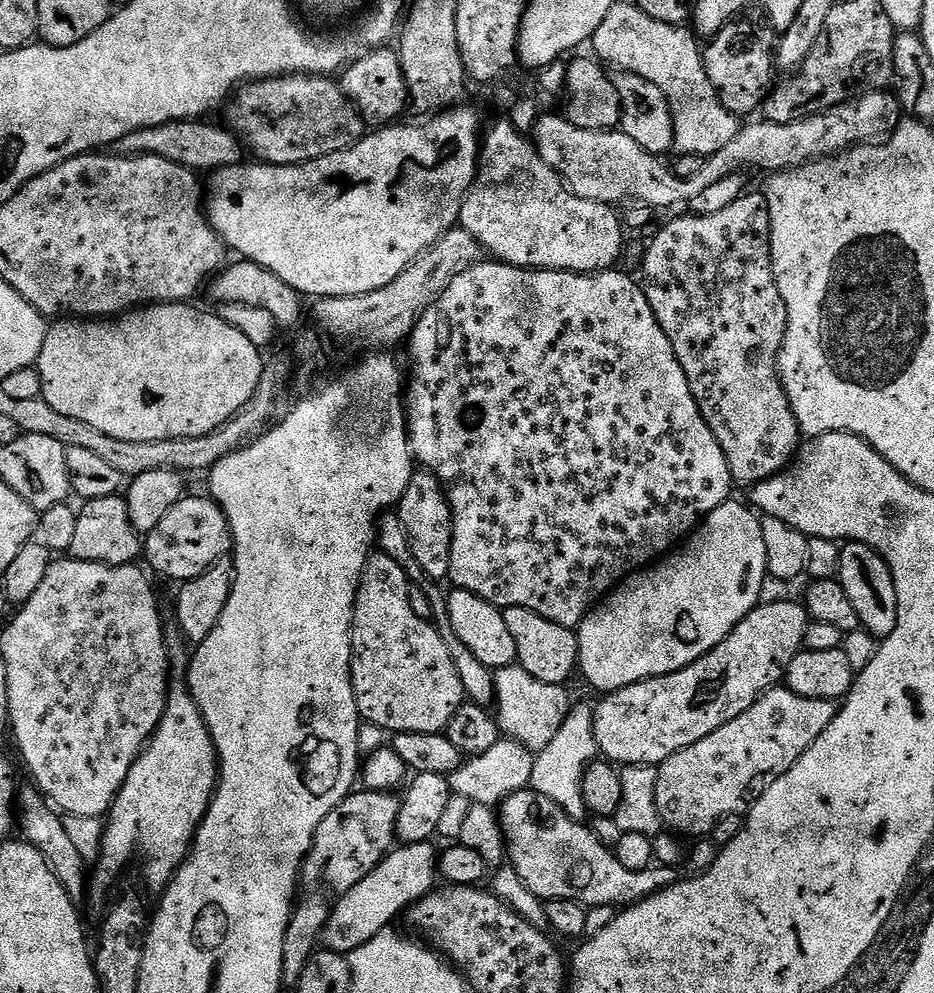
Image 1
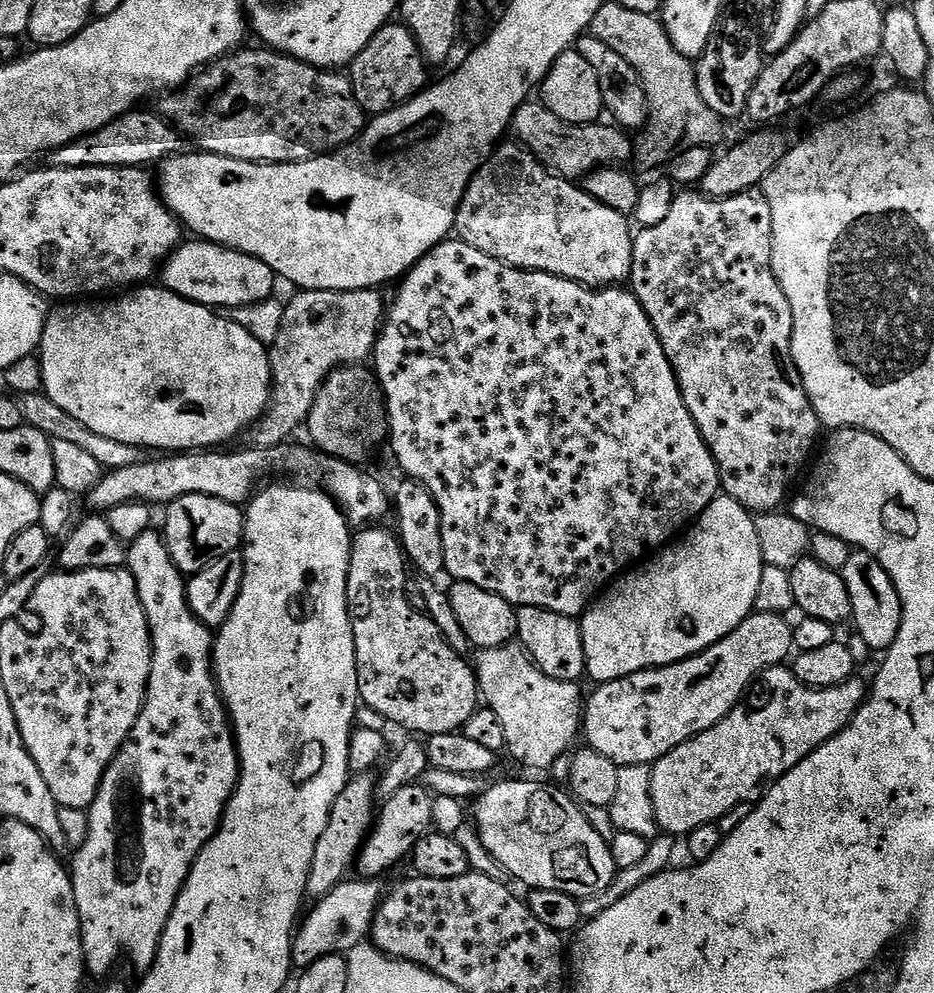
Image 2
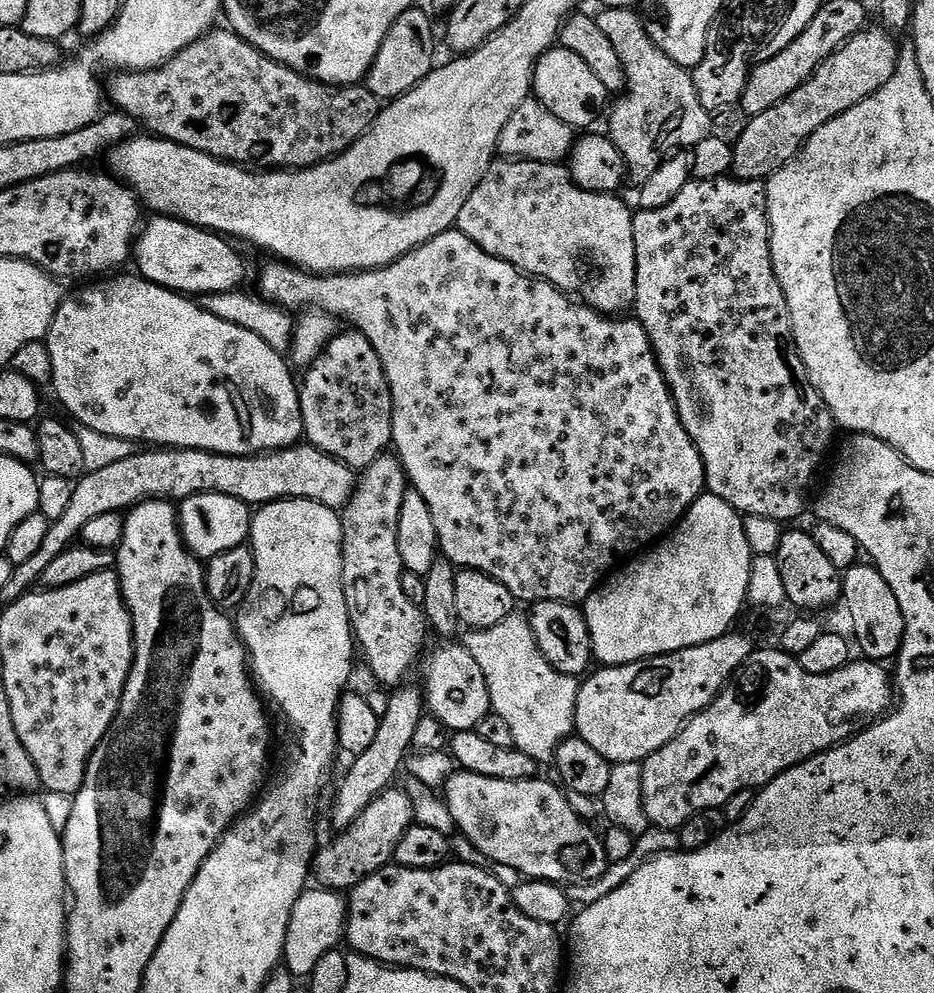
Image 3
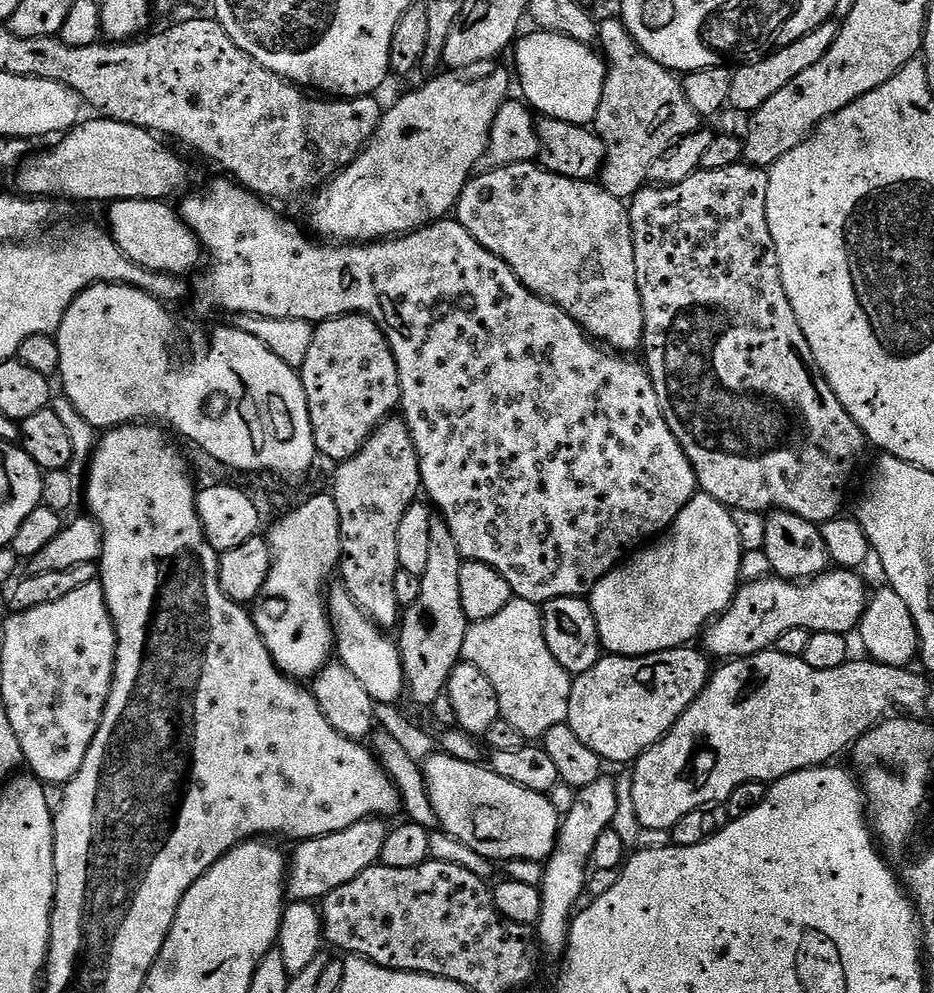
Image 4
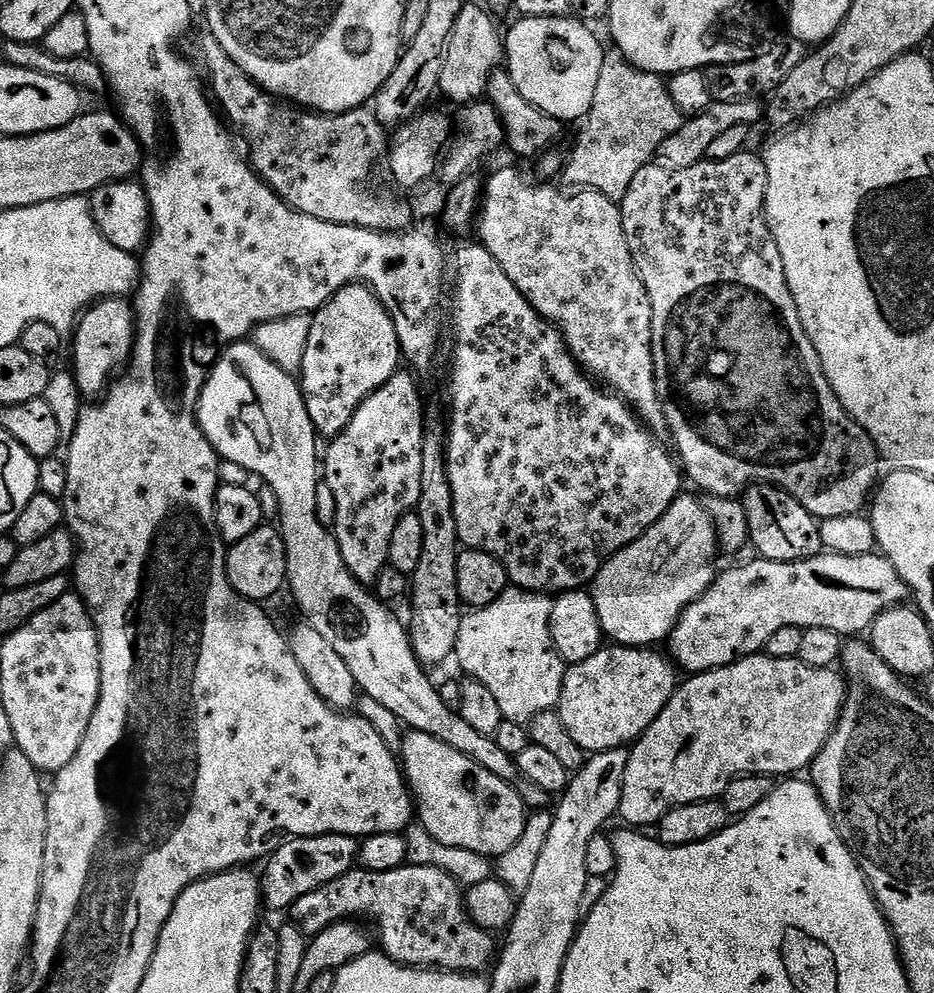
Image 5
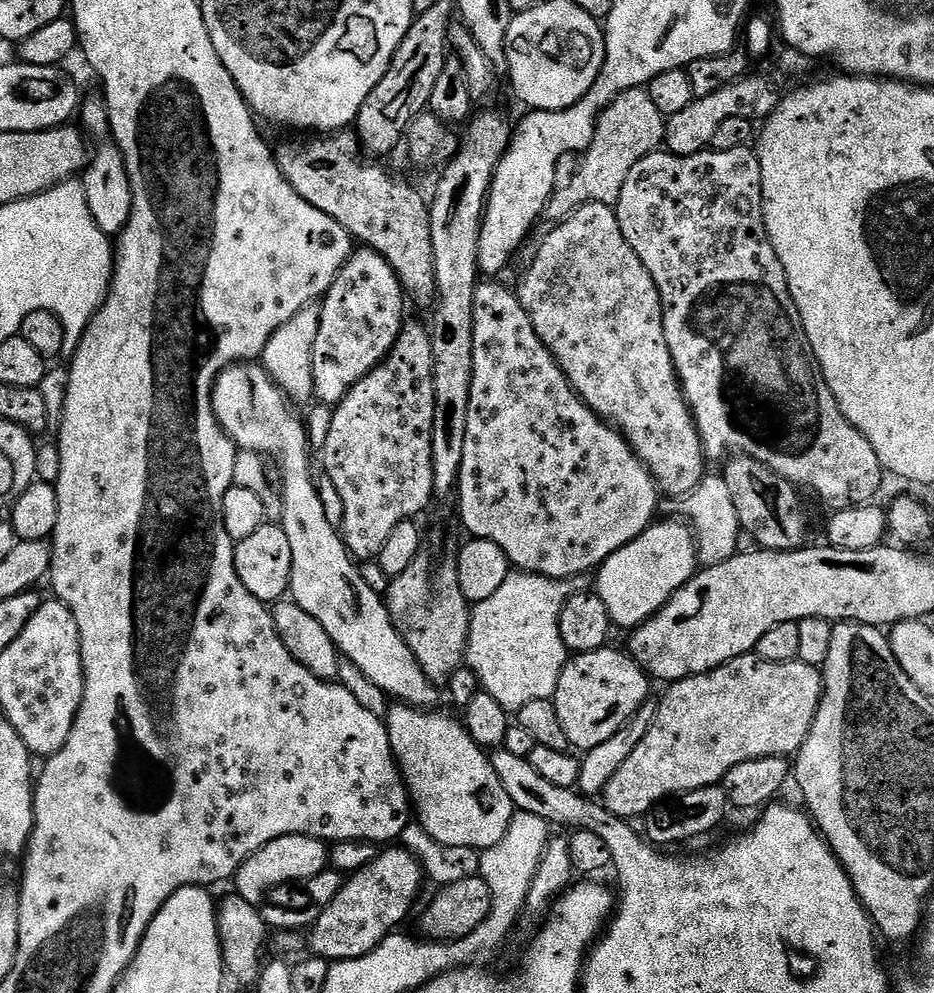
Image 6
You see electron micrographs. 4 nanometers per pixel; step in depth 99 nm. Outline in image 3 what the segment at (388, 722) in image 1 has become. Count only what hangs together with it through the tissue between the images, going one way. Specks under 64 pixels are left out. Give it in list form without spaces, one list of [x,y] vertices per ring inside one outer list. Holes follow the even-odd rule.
[[[395,455],[380,456],[369,468],[359,473],[356,488],[348,505],[342,510],[344,541],[342,542],[342,558],[344,559],[344,593],[348,617],[352,623],[352,635],[358,645],[358,652],[364,655],[372,676],[377,685],[400,686],[408,676],[408,667],[420,656],[420,635],[426,632],[426,617],[419,607],[407,601],[402,592],[404,563],[402,554],[398,554],[398,518],[402,510],[402,498],[410,491],[404,467]],[[459,643],[440,648],[429,658],[422,691],[426,697],[427,711],[452,734],[475,730],[482,718],[492,712],[486,674],[482,674],[482,666],[478,666],[478,662],[474,662],[471,654]]]

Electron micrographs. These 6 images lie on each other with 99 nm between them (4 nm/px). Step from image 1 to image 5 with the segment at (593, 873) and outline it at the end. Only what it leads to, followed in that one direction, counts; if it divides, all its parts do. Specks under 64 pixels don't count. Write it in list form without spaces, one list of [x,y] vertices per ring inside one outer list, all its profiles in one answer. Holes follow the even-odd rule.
[[[409,731],[403,737],[403,744],[398,753],[402,761],[402,771],[406,777],[406,783],[414,797],[414,808],[418,813],[419,823],[424,826],[438,840],[446,846],[462,847],[465,850],[498,858],[522,838],[522,830],[526,819],[526,805],[519,792],[513,785],[508,784],[502,778],[490,774],[478,762],[466,758],[454,746],[446,746],[438,738],[430,734]]]

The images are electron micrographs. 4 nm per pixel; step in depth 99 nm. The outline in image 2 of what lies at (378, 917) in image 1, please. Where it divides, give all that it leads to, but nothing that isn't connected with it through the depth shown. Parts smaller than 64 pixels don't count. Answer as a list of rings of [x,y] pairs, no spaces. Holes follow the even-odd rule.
[[[372,878],[345,879],[330,894],[311,905],[312,913],[299,921],[292,941],[292,963],[297,969],[303,970],[318,962],[318,958],[346,954],[354,946],[365,943],[372,931],[372,919],[380,909],[382,891]]]

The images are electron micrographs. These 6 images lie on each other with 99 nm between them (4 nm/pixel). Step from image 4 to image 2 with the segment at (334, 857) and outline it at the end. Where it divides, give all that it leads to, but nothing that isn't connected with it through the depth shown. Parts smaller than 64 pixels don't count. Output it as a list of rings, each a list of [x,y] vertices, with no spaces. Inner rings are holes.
[[[417,782],[398,790],[398,794],[387,797],[375,817],[364,847],[358,857],[359,875],[364,878],[380,878],[399,860],[407,861],[416,843],[427,836],[432,825],[432,804],[434,796],[423,783]]]

